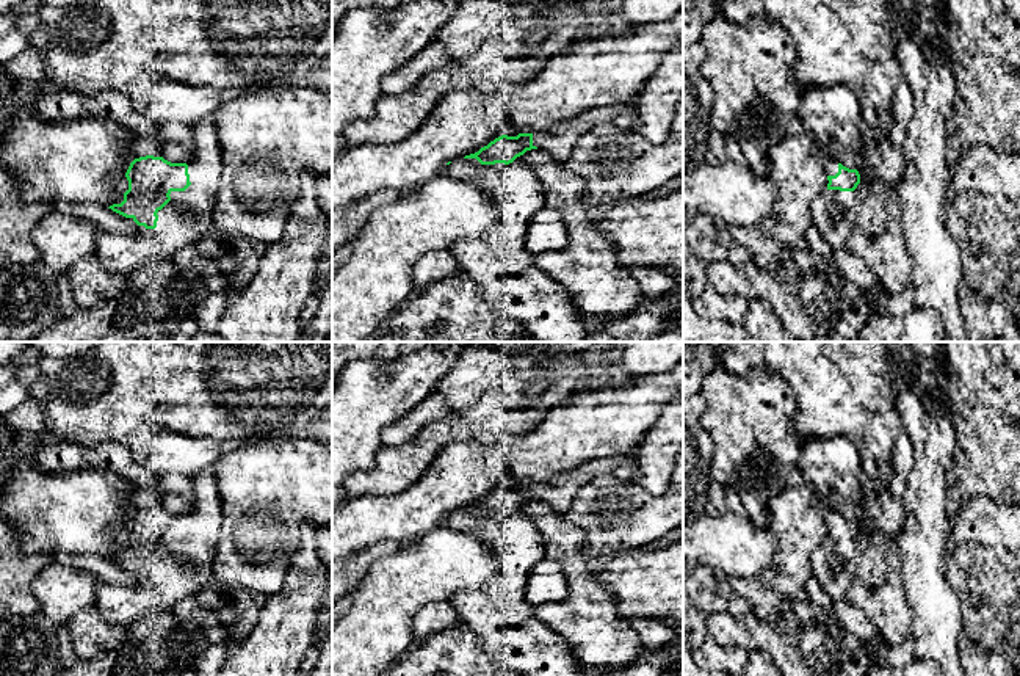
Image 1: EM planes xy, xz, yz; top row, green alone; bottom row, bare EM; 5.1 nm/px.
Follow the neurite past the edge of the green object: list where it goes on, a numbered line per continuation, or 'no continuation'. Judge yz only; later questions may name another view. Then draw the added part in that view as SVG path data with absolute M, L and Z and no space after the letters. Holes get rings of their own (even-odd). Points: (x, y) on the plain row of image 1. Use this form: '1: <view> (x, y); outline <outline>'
1: yz (834, 563); outline M826 541L812 557L813 574L832 599L845 599L857 565L854 543Z

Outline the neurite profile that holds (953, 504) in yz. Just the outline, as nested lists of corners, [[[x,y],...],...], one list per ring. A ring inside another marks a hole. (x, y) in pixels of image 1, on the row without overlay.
[[[948,486],[948,494],[946,494],[946,503],[945,503],[945,511],[949,519],[954,519],[959,514],[959,510],[962,507],[960,502],[960,491],[957,486]]]

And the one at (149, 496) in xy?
[[[41,441],[39,449],[27,458],[45,474],[69,474],[83,469],[108,469],[122,477],[132,488],[132,511],[161,503],[161,486],[150,469],[139,463],[121,444],[86,445],[72,441]]]

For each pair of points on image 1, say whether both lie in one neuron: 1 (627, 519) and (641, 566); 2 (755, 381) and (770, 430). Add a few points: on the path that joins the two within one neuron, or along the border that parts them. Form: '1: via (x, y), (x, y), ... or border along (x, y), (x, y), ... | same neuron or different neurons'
1: border along (640, 548), (619, 551), (610, 557) | different neurons
2: via (757, 394), (757, 417) | same neuron

